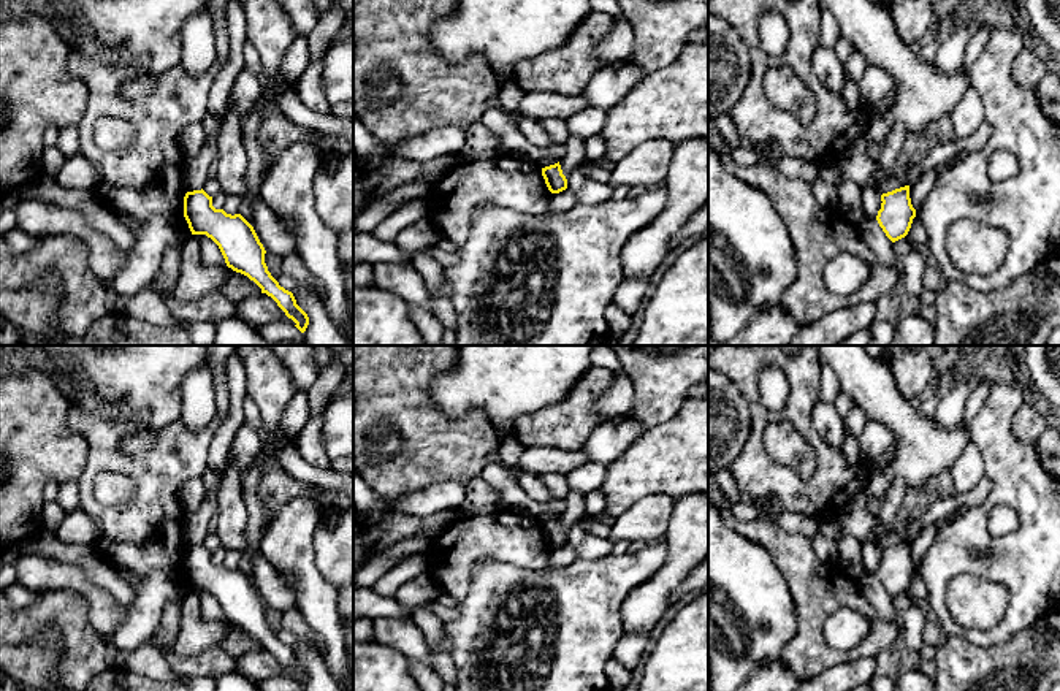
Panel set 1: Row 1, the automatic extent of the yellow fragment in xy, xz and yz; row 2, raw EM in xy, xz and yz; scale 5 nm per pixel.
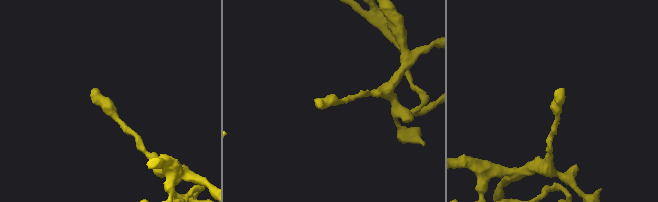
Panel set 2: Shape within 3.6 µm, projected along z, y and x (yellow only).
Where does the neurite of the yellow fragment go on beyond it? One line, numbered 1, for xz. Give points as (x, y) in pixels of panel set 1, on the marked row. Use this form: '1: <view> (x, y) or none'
1: none

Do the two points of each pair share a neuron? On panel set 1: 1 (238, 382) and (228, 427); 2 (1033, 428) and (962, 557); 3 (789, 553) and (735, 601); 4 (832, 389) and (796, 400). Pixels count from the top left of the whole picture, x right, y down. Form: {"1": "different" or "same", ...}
{"1": "same", "2": "different", "3": "different", "4": "different"}

